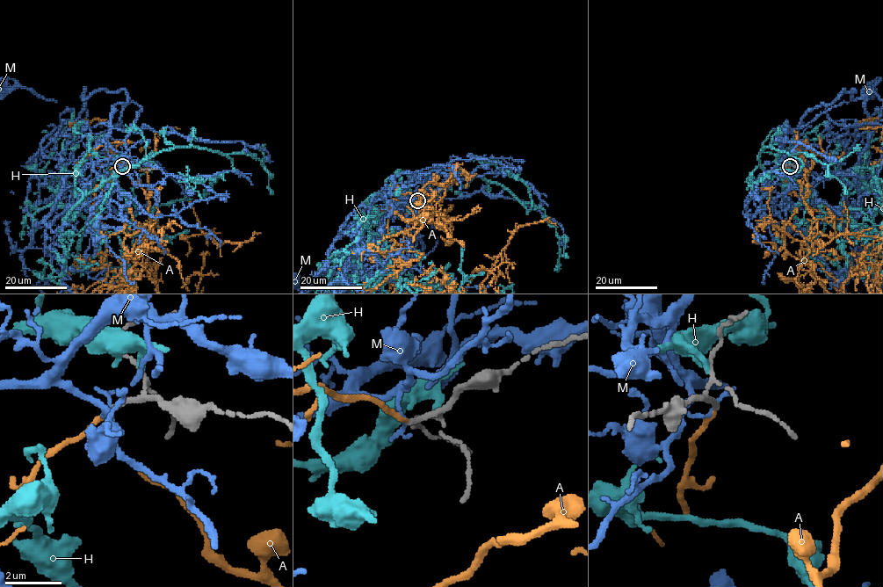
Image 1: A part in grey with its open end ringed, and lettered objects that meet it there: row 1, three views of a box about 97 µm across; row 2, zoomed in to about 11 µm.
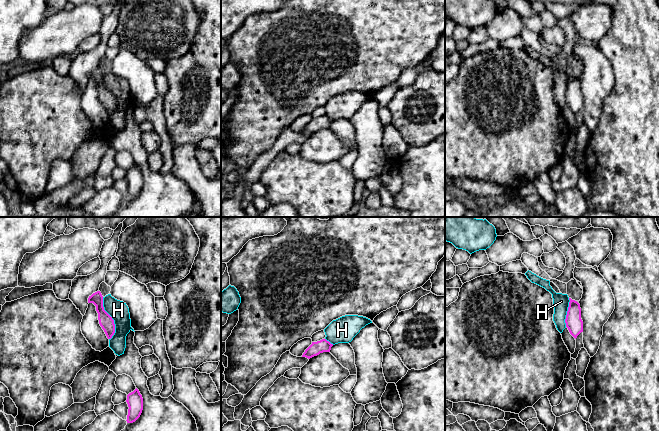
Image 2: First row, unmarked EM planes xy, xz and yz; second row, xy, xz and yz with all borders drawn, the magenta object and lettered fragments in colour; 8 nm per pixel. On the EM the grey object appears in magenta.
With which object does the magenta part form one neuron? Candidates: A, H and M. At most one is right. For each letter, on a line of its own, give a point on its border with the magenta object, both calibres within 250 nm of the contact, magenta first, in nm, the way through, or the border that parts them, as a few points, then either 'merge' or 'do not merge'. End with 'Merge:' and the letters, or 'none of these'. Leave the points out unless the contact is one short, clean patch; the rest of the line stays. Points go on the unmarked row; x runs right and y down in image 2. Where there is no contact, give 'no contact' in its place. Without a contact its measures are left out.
A: no contact | merge
H: xy (111, 94) | 110/160 nm | along xy (102, 73), (103, 85), (114, 100), (114, 110), (110, 115) | do not merge
M: no contact | do not merge
Merge: A

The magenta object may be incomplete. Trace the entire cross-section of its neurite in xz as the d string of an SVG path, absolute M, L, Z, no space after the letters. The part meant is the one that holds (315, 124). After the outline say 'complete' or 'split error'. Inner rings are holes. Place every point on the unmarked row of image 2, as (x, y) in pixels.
M322 115L317 118L312 118L312 120L305 126L302 133L310 135L314 132L319 131L320 129L330 128L332 122L333 120L331 120L326 115Z; complete

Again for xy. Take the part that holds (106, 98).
M97 67L89 72L88 79L93 79L96 82L99 100L104 106L107 114L111 115L115 109L115 100L112 93L104 86L103 72L101 68Z; complete

